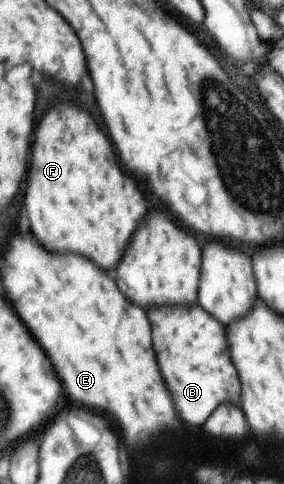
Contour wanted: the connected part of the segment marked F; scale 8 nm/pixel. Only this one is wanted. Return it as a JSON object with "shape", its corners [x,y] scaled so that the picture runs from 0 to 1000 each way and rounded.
{"shape":[[[204,213],[176,221],[127,258],[77,419],[92,428],[106,481],[127,486],[169,519],[275,519],[310,527],[331,543],[352,543],[366,556],[415,539],[458,481],[514,440],[500,403],[479,390],[472,370],[423,349],[380,283],[359,279],[338,250],[261,213]]]}

